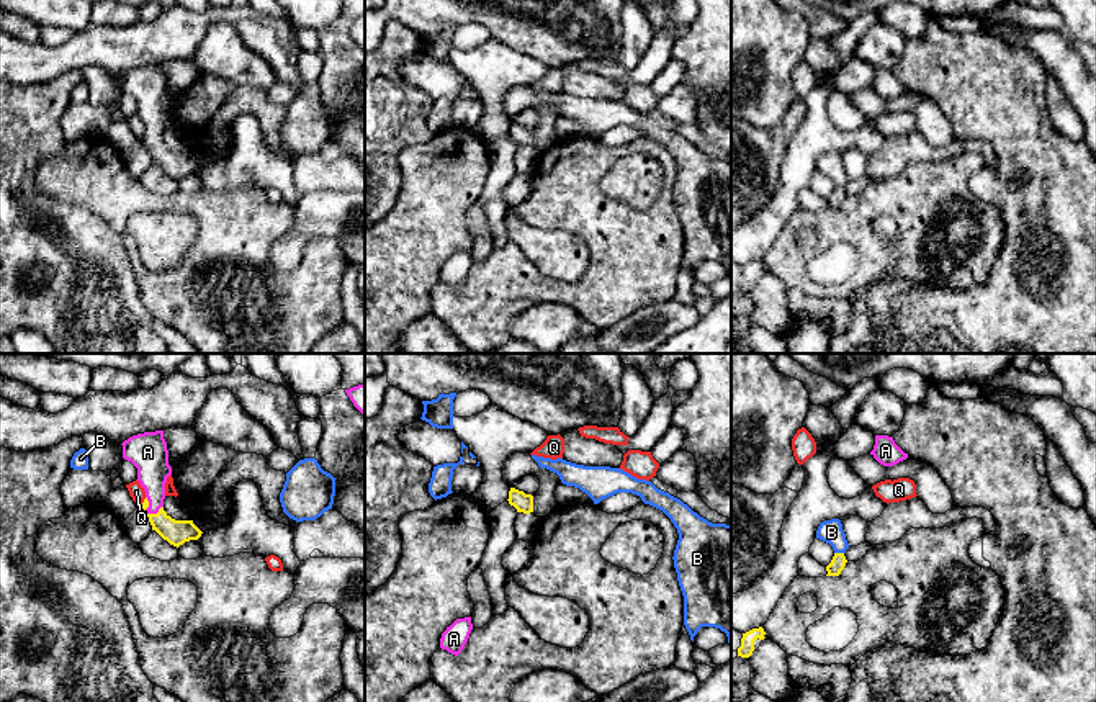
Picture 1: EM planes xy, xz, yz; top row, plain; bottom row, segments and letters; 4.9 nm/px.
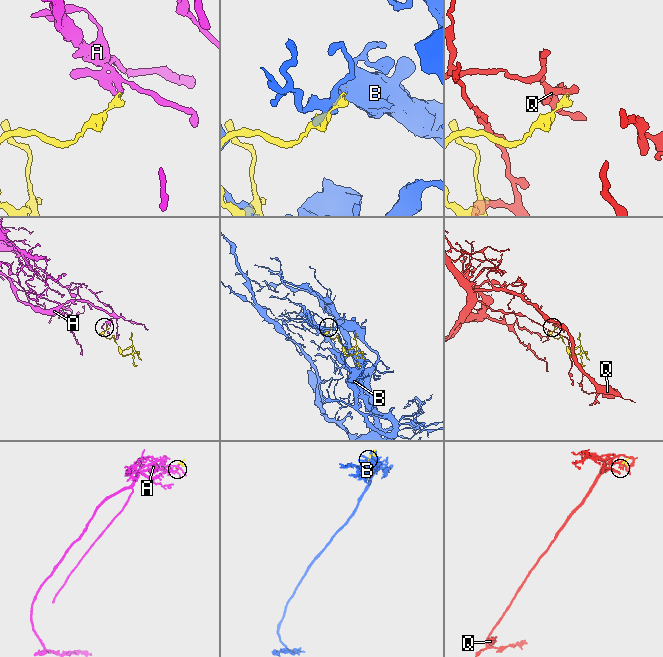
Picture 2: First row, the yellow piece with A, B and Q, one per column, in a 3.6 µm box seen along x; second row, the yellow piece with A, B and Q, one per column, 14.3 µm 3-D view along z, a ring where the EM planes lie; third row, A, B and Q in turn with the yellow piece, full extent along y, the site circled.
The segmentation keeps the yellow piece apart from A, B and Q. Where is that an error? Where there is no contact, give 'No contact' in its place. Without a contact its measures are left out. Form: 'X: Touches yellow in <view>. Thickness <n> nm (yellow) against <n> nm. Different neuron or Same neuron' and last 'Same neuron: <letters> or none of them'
A: Touches yellow in xy. Thickness 120 nm (yellow) against 180 nm. Same neuron
B: Touches yellow in yz. Thickness 70 nm (yellow) against 120 nm. Different neuron
Q: Touches yellow in xy. Thickness 40 nm (yellow) against 80 nm. Different neuron
Same neuron: A

